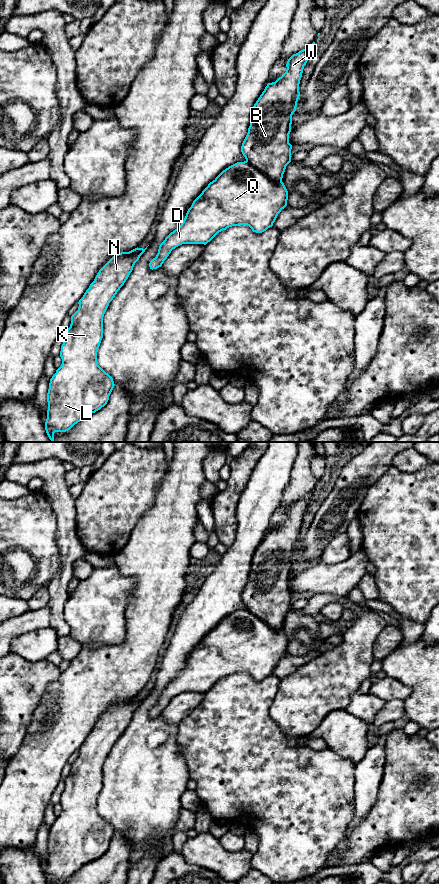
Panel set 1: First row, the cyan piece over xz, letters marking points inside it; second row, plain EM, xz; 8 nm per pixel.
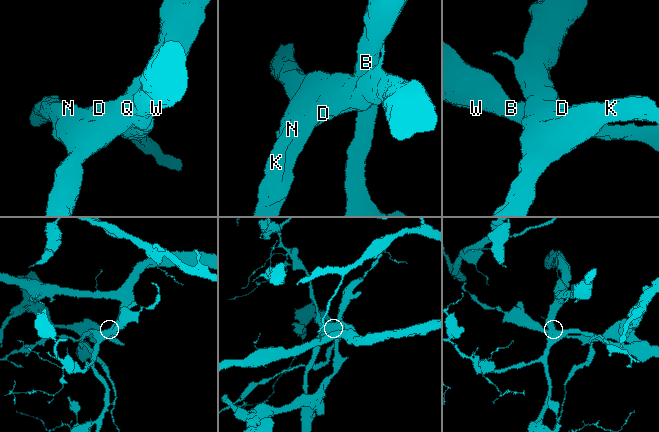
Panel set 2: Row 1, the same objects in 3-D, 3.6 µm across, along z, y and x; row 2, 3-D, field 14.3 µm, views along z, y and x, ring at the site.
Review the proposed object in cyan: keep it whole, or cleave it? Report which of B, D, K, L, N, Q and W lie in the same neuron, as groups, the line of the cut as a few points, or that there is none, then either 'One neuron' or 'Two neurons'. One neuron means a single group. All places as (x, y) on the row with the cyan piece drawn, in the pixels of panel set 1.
Groups: B W / D K L N Q. Split along xz (246, 160), (270, 179), (274, 181), (281, 180). Two neurons

